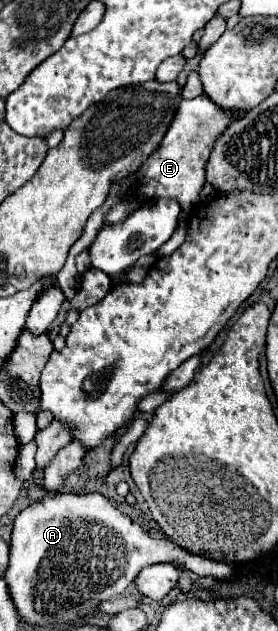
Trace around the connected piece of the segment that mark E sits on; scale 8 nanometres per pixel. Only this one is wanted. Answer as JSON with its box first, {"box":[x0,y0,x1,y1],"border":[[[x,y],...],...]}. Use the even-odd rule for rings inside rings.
{"box":[135,95,235,213],"border":[[[207,95],[183,99],[169,131],[163,137],[161,147],[135,173],[137,197],[143,201],[171,197],[179,201],[185,213],[191,213],[191,209],[199,203],[199,193],[207,181],[207,157],[211,155],[219,133],[223,133],[223,129],[227,129],[227,125],[233,121],[235,119],[231,113],[223,113],[223,109],[219,109],[219,105],[215,105],[215,101],[211,101]]]}

